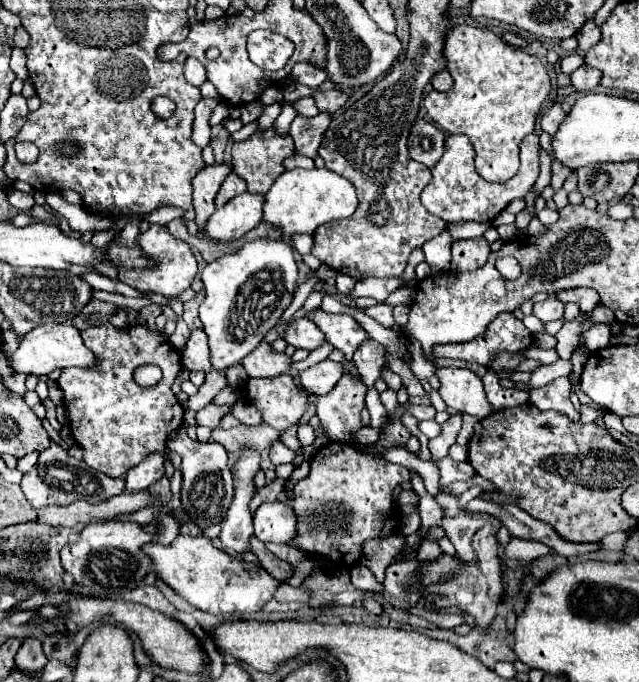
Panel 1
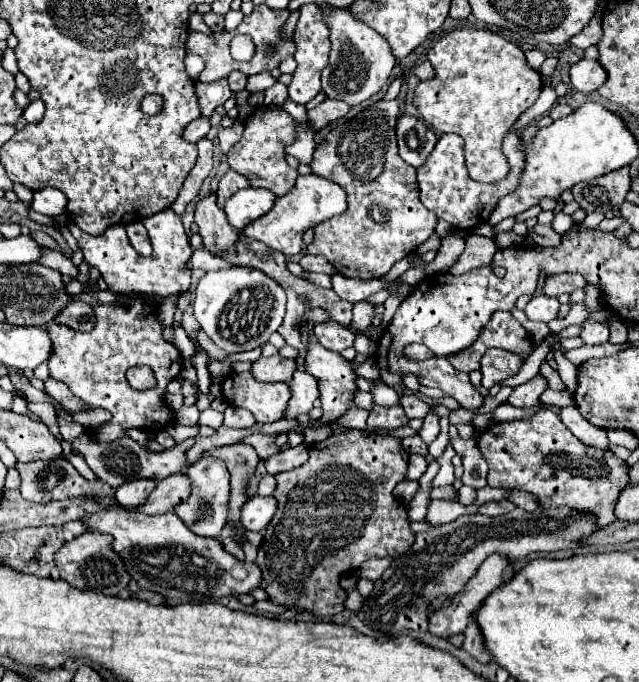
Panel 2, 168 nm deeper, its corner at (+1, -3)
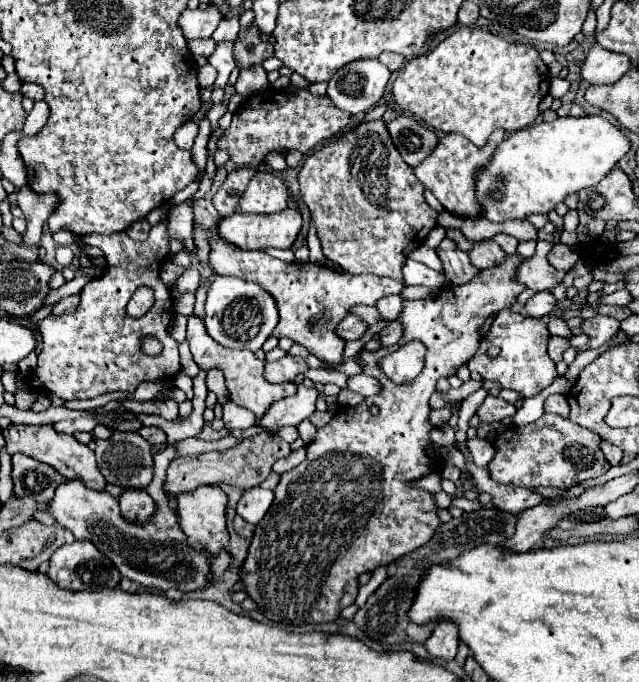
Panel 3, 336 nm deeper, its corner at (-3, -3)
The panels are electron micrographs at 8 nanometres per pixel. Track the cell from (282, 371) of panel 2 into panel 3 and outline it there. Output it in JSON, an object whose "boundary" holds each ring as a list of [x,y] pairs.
{"boundary":[[[285,355],[279,361],[273,363],[265,363],[265,379],[269,383],[285,383],[285,381],[293,381],[299,373],[307,371],[307,363],[303,357],[293,357],[293,355]]]}

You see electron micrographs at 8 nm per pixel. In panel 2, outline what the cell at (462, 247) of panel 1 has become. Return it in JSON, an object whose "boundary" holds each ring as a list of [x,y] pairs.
{"boundary":[[[469,235],[465,239],[465,251],[461,253],[459,261],[449,269],[451,275],[463,275],[477,267],[487,267],[493,261],[493,255],[497,251],[497,245],[489,237],[481,235]]]}

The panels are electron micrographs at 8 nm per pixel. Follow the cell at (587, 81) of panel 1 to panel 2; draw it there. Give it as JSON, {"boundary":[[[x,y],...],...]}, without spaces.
{"boundary":[[[581,59],[569,69],[569,73],[571,85],[583,93],[593,93],[607,81],[607,71],[603,69],[603,65],[591,59]]]}

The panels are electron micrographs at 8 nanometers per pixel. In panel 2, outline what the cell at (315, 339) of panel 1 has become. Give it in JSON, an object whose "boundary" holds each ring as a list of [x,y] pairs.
{"boundary":[[[331,319],[315,325],[315,335],[317,335],[319,343],[323,343],[323,347],[327,347],[331,351],[343,351],[343,349],[351,347],[355,341],[355,333],[349,327],[335,323]]]}

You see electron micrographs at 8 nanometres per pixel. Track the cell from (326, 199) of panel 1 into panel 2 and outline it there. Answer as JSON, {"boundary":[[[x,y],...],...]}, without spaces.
{"boundary":[[[305,175],[297,177],[295,187],[287,195],[277,197],[275,207],[267,215],[251,221],[243,229],[243,233],[249,239],[257,239],[271,249],[281,251],[283,255],[297,255],[301,251],[301,235],[307,227],[313,227],[315,223],[321,223],[329,217],[341,215],[345,209],[347,209],[347,195],[337,183],[331,183],[329,179],[321,179],[317,175]]]}

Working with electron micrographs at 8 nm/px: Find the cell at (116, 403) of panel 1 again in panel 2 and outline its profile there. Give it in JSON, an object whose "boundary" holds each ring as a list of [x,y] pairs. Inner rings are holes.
{"boundary":[[[161,211],[153,217],[143,219],[147,227],[148,237],[152,245],[149,257],[139,255],[125,233],[123,225],[109,227],[103,235],[93,237],[89,233],[79,231],[75,223],[69,221],[69,231],[79,243],[79,249],[85,255],[85,261],[99,269],[111,293],[117,295],[115,303],[93,305],[93,313],[97,317],[95,327],[87,333],[71,329],[59,323],[47,323],[43,329],[51,337],[53,351],[47,359],[49,373],[55,381],[65,383],[73,395],[81,397],[91,409],[103,407],[113,413],[113,419],[97,429],[99,441],[107,443],[125,433],[125,429],[153,429],[159,431],[167,421],[175,419],[175,413],[163,403],[165,387],[171,379],[175,379],[181,371],[181,355],[179,351],[163,339],[163,325],[157,319],[157,305],[149,303],[151,295],[167,297],[171,293],[185,293],[191,285],[191,271],[185,269],[185,261],[191,257],[191,247],[187,233],[183,229],[181,217],[173,211]],[[147,365],[155,373],[157,385],[145,391],[137,391],[129,385],[125,373],[129,367]]]}

